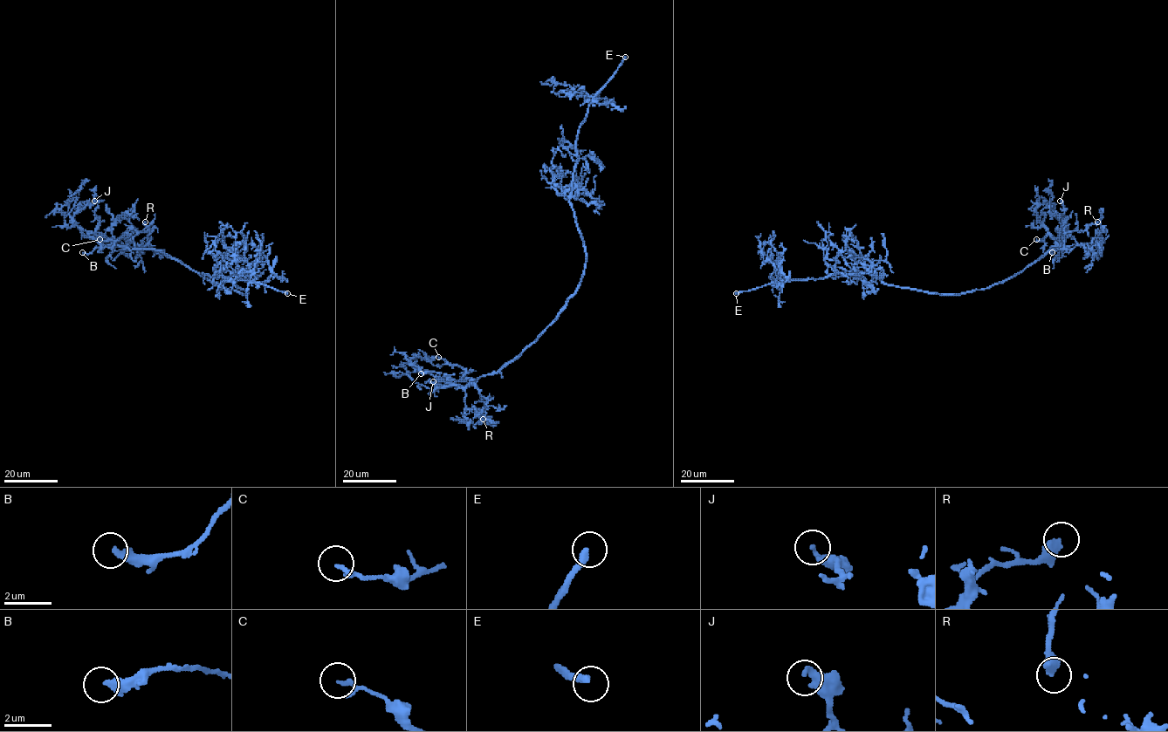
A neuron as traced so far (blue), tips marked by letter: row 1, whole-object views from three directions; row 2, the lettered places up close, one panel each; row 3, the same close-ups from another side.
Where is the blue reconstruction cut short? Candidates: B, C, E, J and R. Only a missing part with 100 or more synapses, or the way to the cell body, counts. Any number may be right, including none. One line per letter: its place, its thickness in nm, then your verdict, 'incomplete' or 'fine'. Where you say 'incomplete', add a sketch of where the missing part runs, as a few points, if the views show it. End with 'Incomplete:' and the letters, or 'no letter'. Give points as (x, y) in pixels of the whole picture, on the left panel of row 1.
B: at (82, 252); 360 nm thick; fine
C: at (99, 239); 130 nm thick; fine
E: at (287, 293); 280 nm thick; incomplete; missing branch runs (287, 293), (295, 282), (301, 282), (311, 289), (282, 277), (274, 271), (276, 268)
J: at (94, 201); 180 nm thick; fine
R: at (145, 222); 480 nm thick; fine
Incomplete: E

